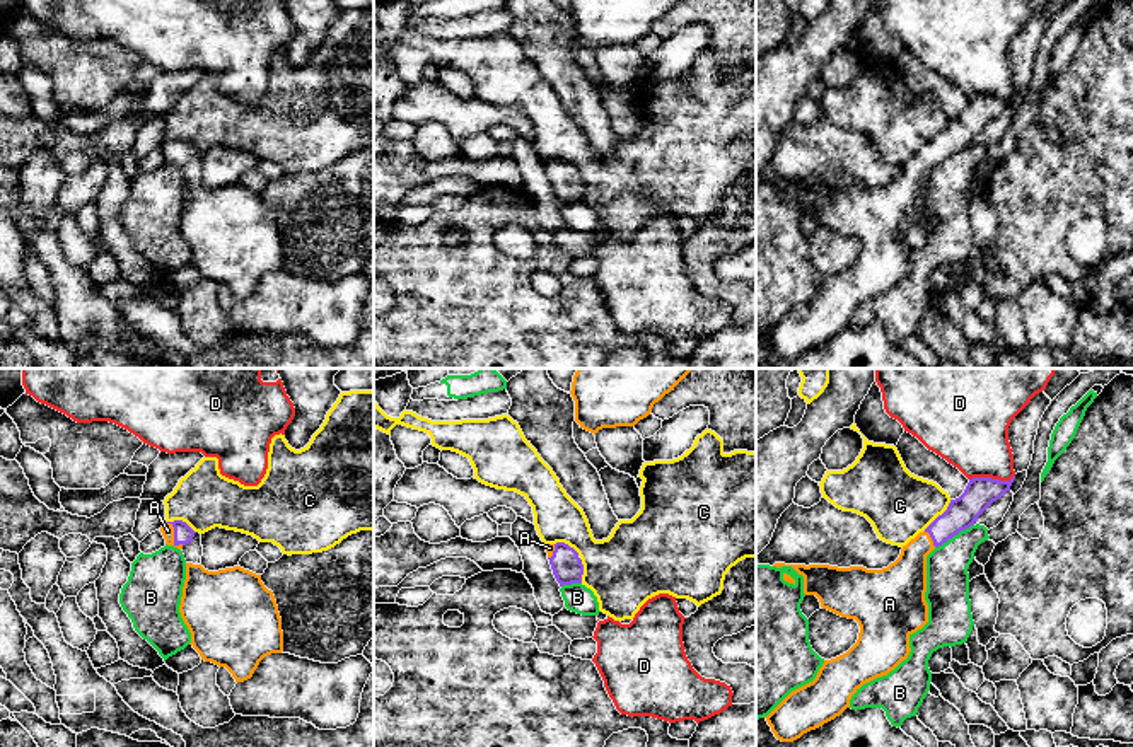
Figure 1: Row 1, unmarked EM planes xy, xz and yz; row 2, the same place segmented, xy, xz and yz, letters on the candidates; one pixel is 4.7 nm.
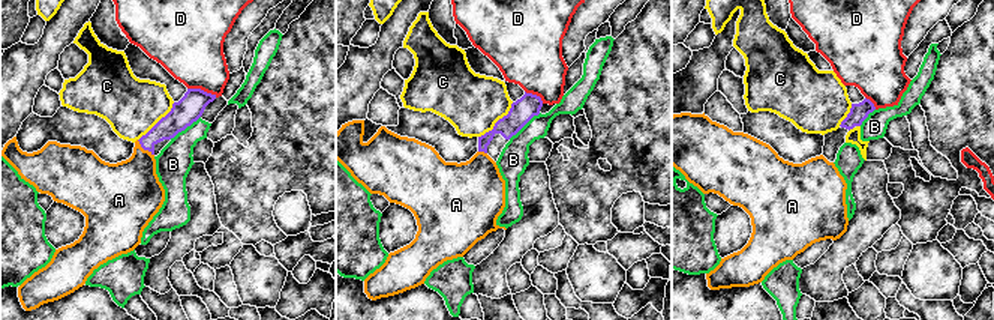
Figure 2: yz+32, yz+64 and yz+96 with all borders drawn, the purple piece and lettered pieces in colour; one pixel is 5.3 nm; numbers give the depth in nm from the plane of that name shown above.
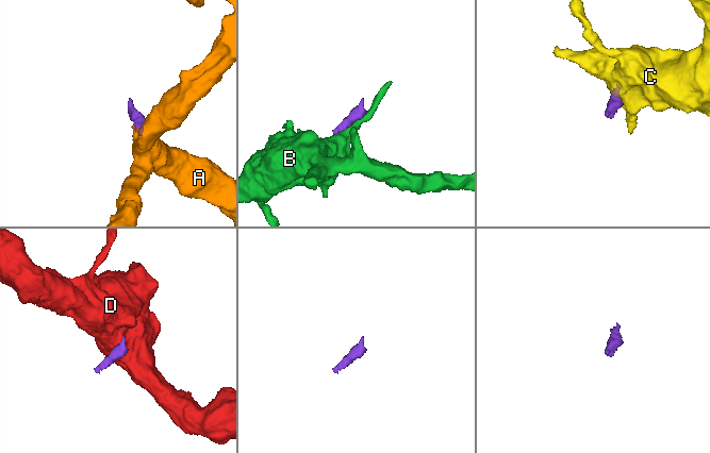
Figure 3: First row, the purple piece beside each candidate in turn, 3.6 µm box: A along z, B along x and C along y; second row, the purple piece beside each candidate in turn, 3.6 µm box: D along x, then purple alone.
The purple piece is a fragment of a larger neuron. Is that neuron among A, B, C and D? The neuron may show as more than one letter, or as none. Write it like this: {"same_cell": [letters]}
{"same_cell": ["A"]}

